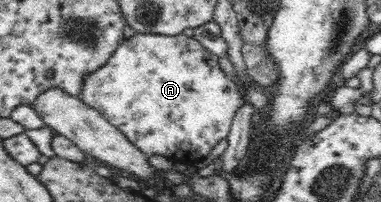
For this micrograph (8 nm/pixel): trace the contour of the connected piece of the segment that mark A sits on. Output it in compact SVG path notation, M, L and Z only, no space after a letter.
M135 34L130 40L124 40L101 69L85 76L80 97L82 103L118 127L146 158L162 155L186 164L205 158L220 140L224 140L233 125L234 115L246 106L244 95L224 72L219 58L194 37L187 38L184 34L174 37Z

